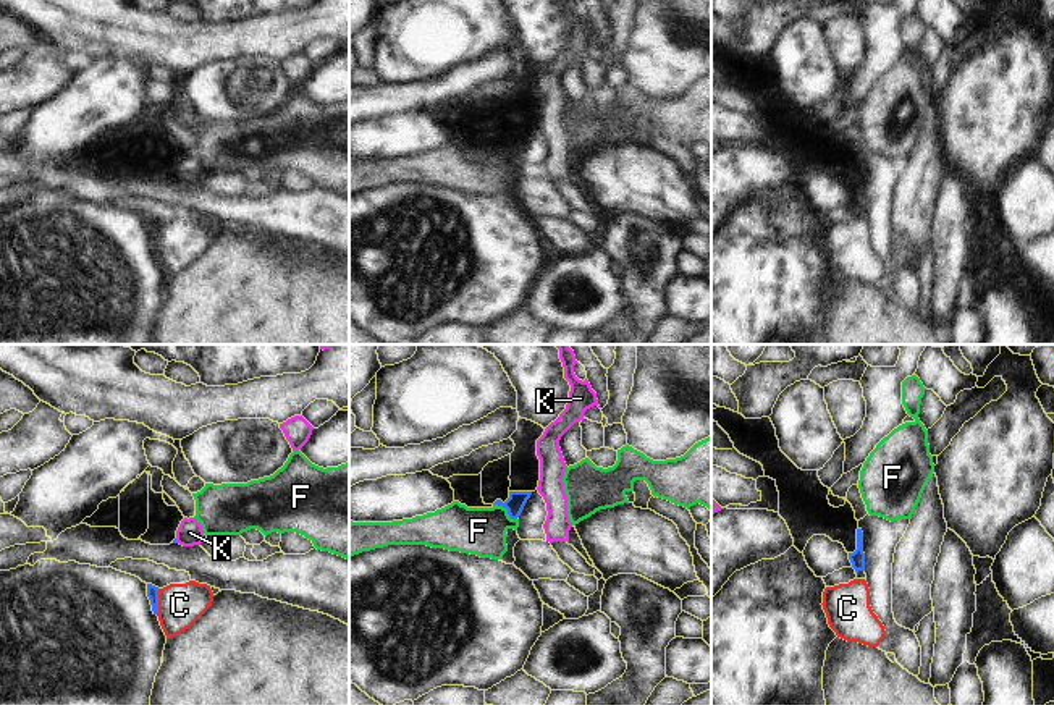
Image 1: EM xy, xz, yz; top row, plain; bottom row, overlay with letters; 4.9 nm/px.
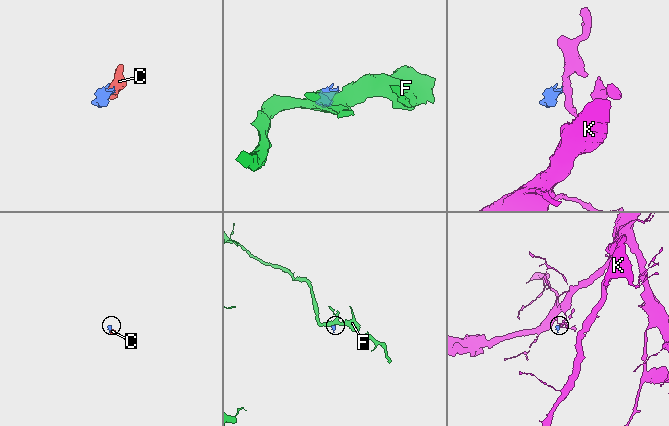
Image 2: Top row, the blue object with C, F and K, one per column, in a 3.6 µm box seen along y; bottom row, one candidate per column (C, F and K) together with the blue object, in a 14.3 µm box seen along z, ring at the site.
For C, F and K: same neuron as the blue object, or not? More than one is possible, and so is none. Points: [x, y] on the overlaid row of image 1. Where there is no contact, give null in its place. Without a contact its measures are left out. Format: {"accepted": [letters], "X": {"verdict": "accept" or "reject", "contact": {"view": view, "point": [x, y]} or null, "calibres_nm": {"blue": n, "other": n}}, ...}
{"accepted": [], "C": {"verdict": "reject", "contact": {"view": "xy", "point": [157, 602]}, "calibres_nm": {"blue": 60, "other": 220}}, "F": {"verdict": "reject", "contact": {"view": "xz", "point": [506, 508]}, "calibres_nm": {"blue": 90, "other": 240}}, "K": {"verdict": "reject", "contact": {"view": "xy", "point": [175, 540]}, "calibres_nm": {"blue": 20, "other": 130}}}

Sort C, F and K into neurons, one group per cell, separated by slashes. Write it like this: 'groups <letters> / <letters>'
groups C / F / K

